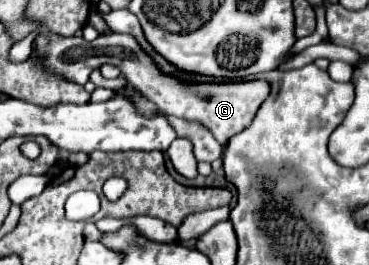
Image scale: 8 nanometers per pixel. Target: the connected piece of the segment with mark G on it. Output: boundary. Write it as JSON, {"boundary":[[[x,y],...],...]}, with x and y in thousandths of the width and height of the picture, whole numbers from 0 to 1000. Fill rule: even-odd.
{"boundary":[[[114,113],[114,128],[92,151],[108,204],[125,204],[119,249],[136,272],[173,287],[179,302],[206,302],[206,317],[233,317],[244,279],[276,242],[304,242],[331,264],[347,294],[347,317],[385,347],[407,385],[417,385],[439,423],[482,438],[482,445],[526,445],[542,453],[580,498],[580,521],[607,551],[634,506],[656,498],[678,475],[694,438],[705,392],[721,377],[732,325],[715,302],[661,302],[661,309],[618,309],[618,317],[493,317],[461,287],[439,287],[407,211],[374,174],[374,158],[347,128],[271,128],[255,158],[233,158],[228,143],[168,143]]]}

